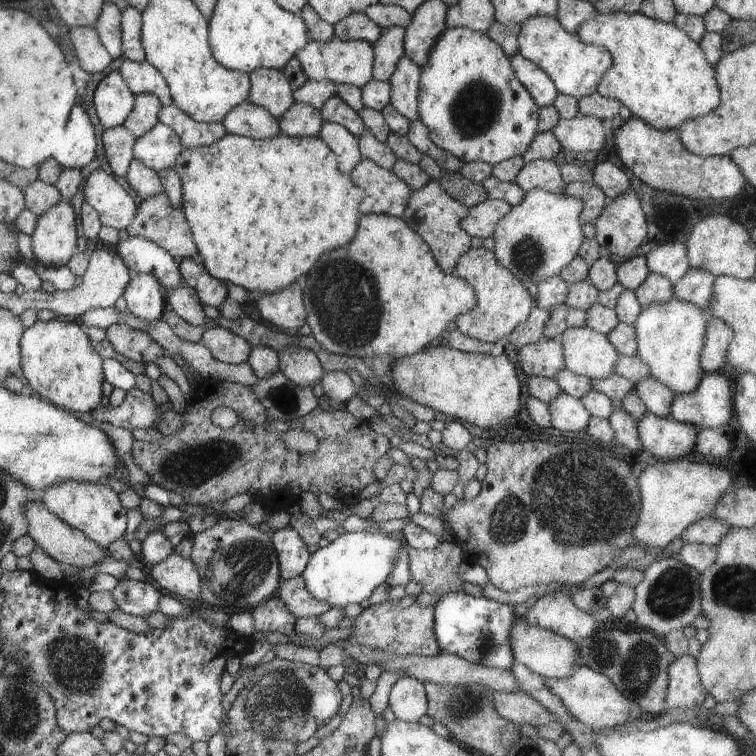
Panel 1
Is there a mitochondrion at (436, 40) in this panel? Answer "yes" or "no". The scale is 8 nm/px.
no

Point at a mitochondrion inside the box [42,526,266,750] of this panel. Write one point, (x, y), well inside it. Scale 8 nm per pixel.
(70, 657)

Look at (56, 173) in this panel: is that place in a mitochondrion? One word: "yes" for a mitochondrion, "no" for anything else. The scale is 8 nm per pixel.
no

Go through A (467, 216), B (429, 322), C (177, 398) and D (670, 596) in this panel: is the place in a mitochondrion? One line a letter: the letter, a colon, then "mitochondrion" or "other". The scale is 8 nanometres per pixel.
A: other
B: other
C: other
D: mitochondrion

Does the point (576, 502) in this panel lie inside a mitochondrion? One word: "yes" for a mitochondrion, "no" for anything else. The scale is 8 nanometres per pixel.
yes

